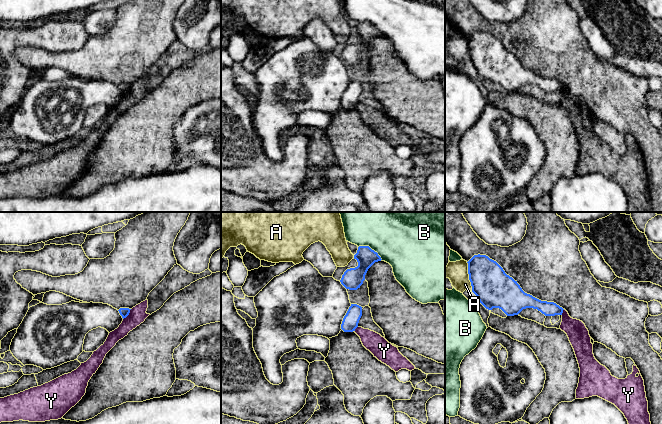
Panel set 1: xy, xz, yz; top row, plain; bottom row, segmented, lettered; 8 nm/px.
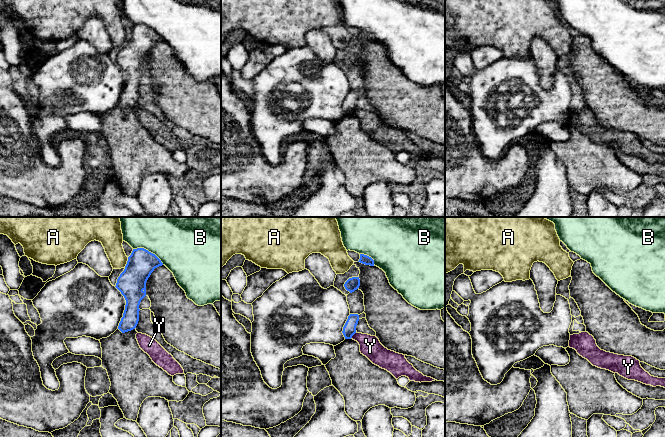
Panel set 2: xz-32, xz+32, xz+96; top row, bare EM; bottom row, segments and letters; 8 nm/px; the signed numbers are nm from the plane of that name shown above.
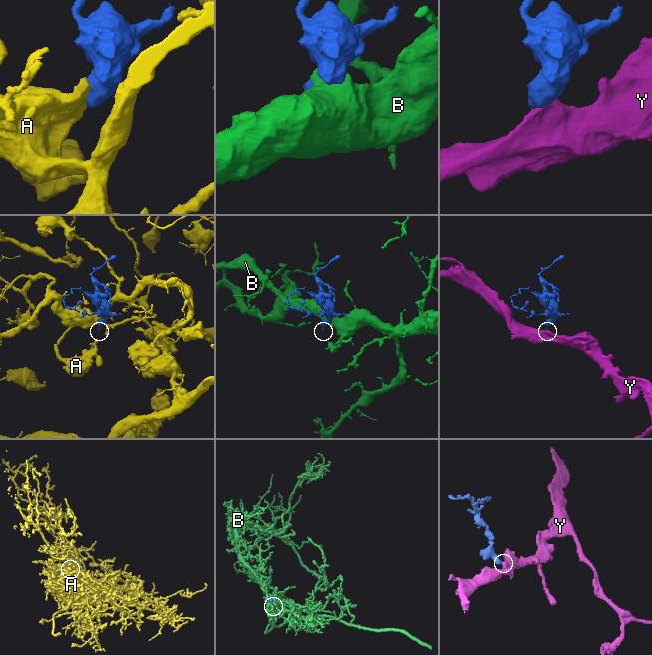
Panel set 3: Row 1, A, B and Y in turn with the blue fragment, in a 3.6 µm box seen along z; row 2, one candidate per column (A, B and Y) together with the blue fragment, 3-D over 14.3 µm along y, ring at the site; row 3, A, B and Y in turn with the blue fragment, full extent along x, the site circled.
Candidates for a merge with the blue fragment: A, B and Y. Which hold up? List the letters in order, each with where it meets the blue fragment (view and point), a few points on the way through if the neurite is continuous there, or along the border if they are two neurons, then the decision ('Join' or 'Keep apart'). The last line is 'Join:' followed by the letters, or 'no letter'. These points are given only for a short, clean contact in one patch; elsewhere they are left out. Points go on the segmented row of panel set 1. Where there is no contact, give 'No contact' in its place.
A: Touches blue at yz (469, 277). Boundary: yz (466, 262), (472, 291). Keep apart
B: Touches blue at xz (370, 248). Keep apart
Y: Touches blue at xy (128, 314). Boundary: xy (131, 309), (123, 319). Keep apart
Join: no letter

